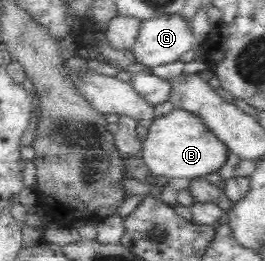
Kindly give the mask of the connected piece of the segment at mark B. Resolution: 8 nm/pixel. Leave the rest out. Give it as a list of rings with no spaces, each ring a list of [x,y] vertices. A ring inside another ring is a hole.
[[[174,108],[161,117],[153,118],[142,143],[141,154],[150,172],[180,183],[218,172],[228,160],[224,142],[213,134],[202,117],[182,108]]]

